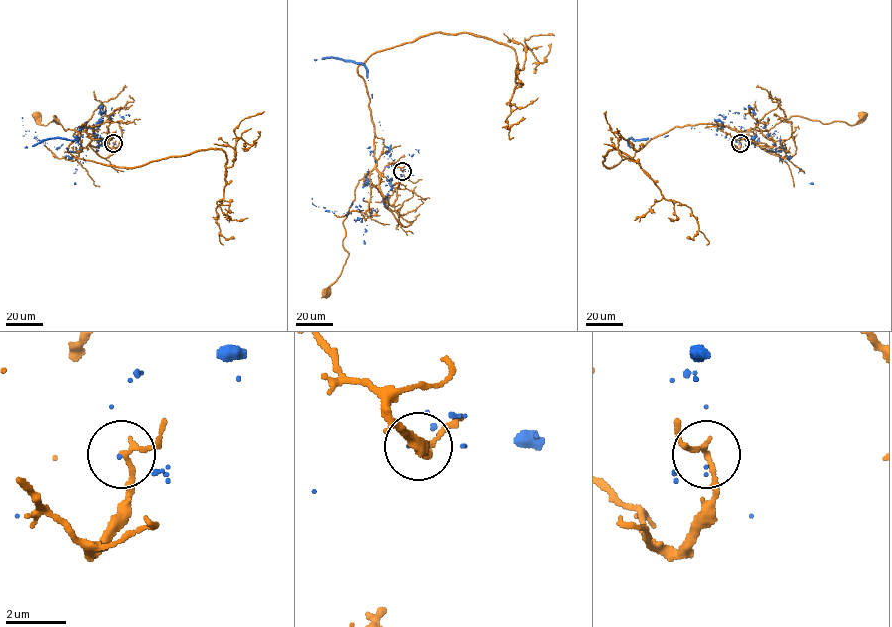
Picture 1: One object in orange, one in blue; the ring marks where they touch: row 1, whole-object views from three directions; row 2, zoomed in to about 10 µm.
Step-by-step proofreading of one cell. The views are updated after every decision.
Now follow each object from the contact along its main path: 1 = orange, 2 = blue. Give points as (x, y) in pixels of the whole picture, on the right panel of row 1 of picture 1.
1: (740, 143), (737, 148), (731, 141), (742, 138), (738, 132), (769, 130), (791, 116), (854, 125), (862, 114)
2: (740, 143), (711, 129), (731, 122), (762, 149), (784, 149), (768, 117)

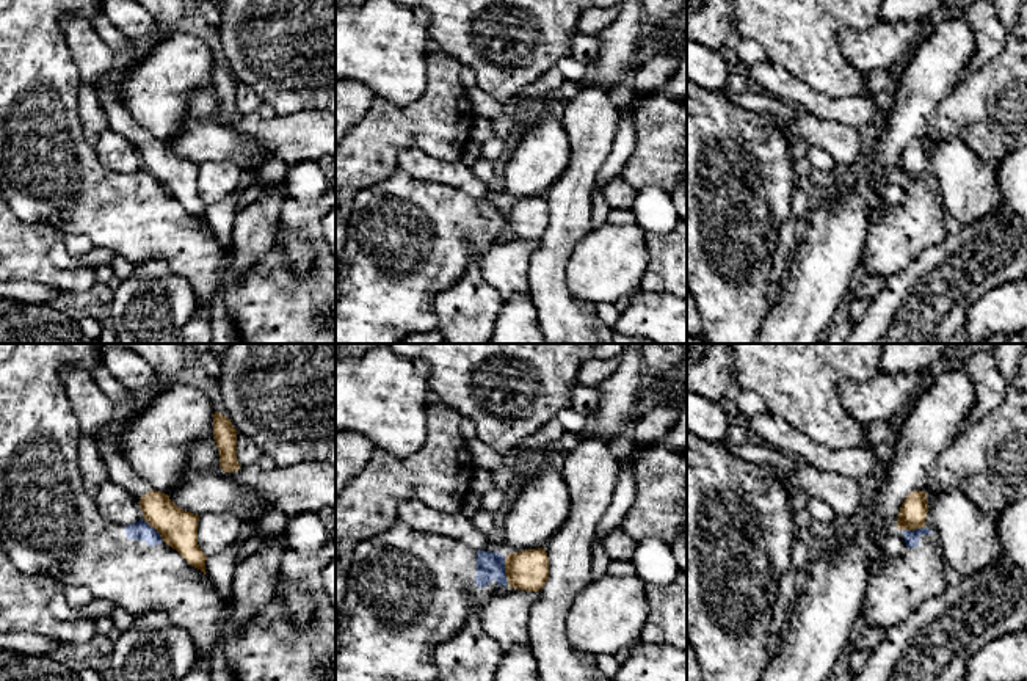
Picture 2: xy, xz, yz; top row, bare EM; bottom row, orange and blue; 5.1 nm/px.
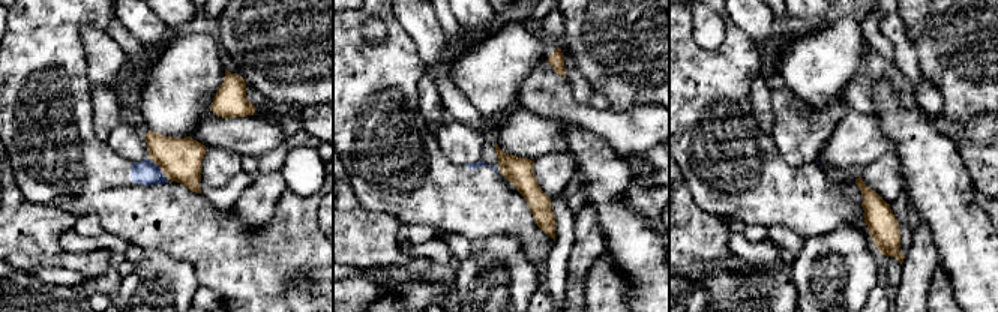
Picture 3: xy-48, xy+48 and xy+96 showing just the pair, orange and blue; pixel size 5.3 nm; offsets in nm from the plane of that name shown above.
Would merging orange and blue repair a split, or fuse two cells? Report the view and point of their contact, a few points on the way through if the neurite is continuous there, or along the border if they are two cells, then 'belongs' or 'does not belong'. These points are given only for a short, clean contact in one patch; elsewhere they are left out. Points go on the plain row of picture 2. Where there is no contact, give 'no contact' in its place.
contact xz (505, 220); border xz (504, 206), (504, 220), (508, 233); does not belong

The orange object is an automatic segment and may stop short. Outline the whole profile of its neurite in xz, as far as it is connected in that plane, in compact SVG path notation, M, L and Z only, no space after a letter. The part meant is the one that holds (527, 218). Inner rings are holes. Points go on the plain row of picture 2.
M525 198L506 202L505 221L508 235L539 240L549 228L549 206L546 198Z

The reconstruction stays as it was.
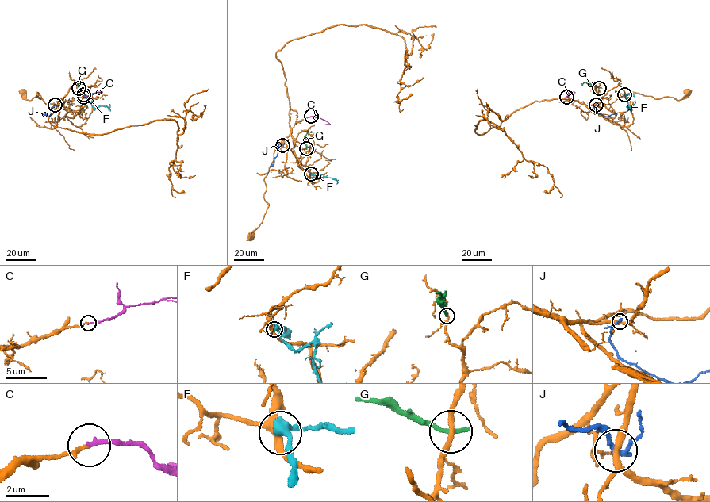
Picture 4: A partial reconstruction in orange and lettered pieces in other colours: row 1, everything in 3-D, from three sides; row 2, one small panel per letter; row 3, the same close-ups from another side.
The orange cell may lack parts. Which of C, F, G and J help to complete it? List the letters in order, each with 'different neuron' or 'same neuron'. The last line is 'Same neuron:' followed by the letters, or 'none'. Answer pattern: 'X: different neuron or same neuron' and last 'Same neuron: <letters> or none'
C: same neuron
F: different neuron
G: different neuron
J: different neuron
Same neuron: C

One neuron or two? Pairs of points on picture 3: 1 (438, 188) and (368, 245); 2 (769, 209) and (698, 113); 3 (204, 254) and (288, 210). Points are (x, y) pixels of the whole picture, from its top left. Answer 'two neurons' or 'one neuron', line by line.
1: two neurons
2: one neuron
3: one neuron

